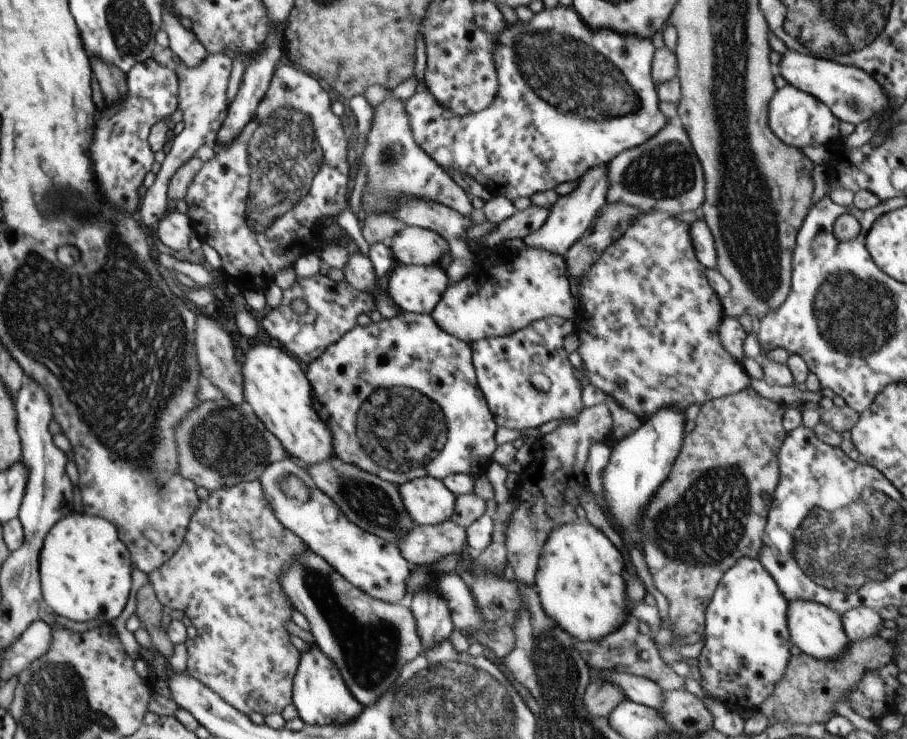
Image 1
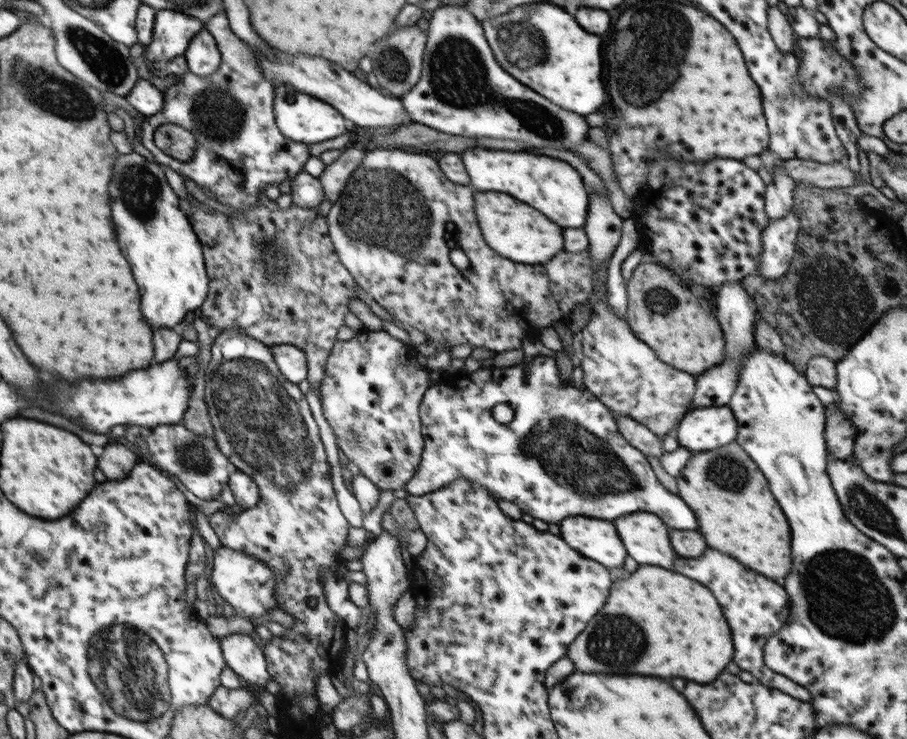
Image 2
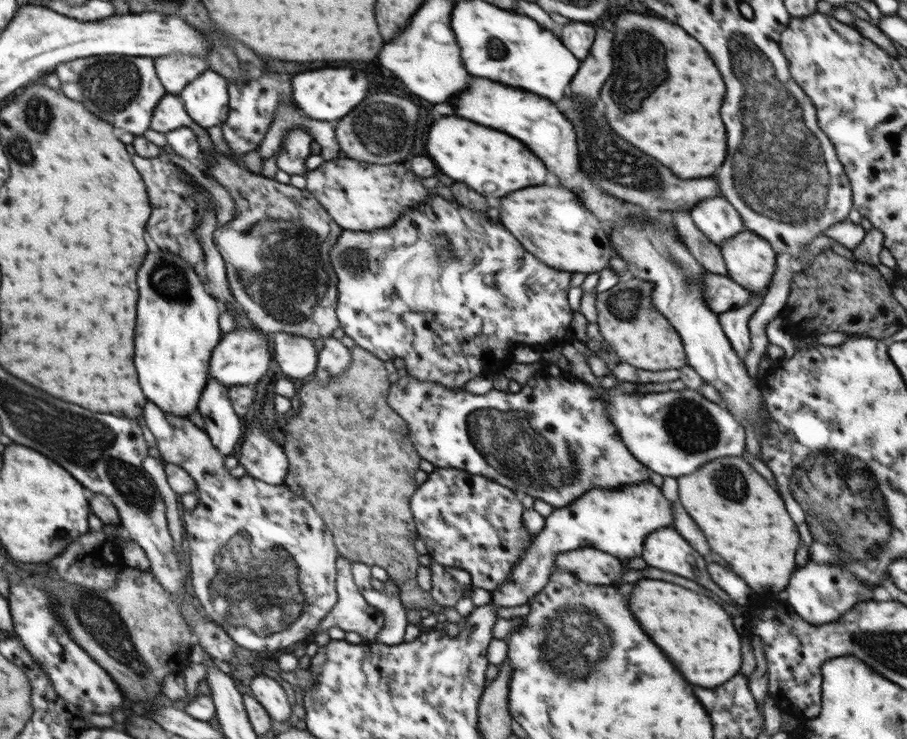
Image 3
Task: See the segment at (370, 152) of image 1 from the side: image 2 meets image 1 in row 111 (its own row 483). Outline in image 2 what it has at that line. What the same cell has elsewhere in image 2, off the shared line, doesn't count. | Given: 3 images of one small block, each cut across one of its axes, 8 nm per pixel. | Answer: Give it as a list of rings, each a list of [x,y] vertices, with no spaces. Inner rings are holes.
[[[371,331],[334,344],[326,362],[319,398],[322,411],[330,424],[344,463],[354,462],[362,475],[381,490],[405,488],[416,469],[421,466],[424,438],[419,409],[424,393],[430,388],[427,365],[416,361],[415,350],[385,331]]]

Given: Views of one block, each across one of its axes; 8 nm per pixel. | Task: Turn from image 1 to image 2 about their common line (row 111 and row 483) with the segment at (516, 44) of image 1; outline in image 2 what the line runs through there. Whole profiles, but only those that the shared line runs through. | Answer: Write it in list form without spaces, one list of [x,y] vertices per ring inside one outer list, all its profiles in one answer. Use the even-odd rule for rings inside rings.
[[[545,355],[535,356],[532,360],[524,360],[521,365],[512,365],[506,368],[496,367],[489,369],[478,369],[472,377],[461,376],[457,383],[438,382],[432,385],[424,393],[423,400],[419,409],[420,420],[422,423],[421,433],[424,438],[424,451],[422,451],[421,466],[416,469],[414,476],[406,483],[405,490],[414,496],[425,495],[436,491],[450,483],[458,477],[470,479],[482,483],[490,493],[494,493],[496,498],[509,500],[517,504],[522,512],[530,514],[534,519],[540,518],[547,523],[559,524],[569,516],[590,516],[590,518],[600,518],[600,520],[616,520],[620,516],[634,514],[634,512],[651,512],[660,516],[670,528],[676,530],[694,530],[696,528],[696,520],[694,514],[690,512],[690,508],[682,502],[682,498],[667,490],[656,478],[648,459],[632,446],[618,430],[614,414],[604,407],[604,404],[594,394],[584,387],[576,388],[571,384],[566,384],[561,380],[557,364],[554,357]],[[498,404],[508,404],[514,411],[514,418],[508,424],[501,424],[496,421],[492,415],[493,408]]]

